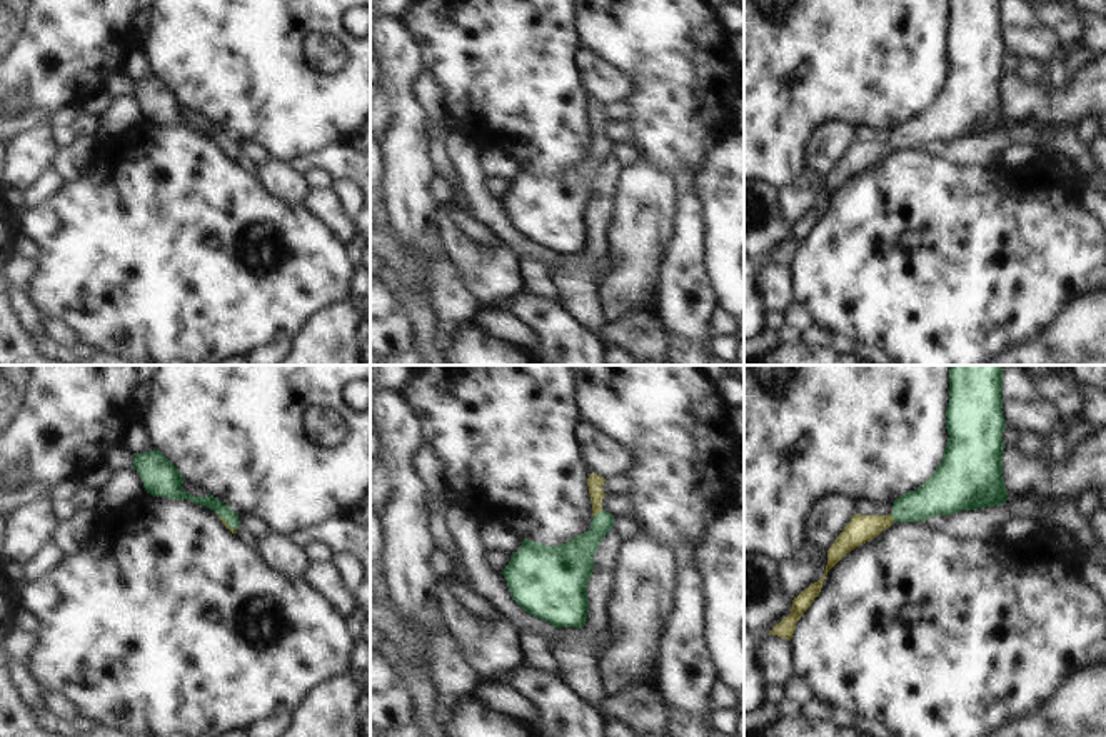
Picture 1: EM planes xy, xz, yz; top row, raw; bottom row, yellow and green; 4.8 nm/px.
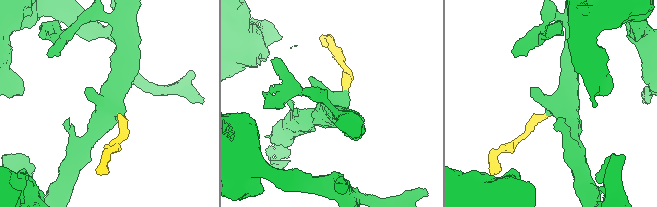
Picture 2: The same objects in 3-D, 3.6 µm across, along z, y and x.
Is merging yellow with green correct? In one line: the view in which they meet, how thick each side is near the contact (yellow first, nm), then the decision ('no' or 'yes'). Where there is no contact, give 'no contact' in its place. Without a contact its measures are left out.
meets yellow in xz; 80 nm thick on the yellow side, 180 nm on the other; yes

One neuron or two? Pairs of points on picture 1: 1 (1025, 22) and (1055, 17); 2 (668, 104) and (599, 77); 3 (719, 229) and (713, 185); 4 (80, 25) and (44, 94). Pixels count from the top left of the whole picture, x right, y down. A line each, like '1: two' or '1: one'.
1: two
2: two
3: one
4: one

